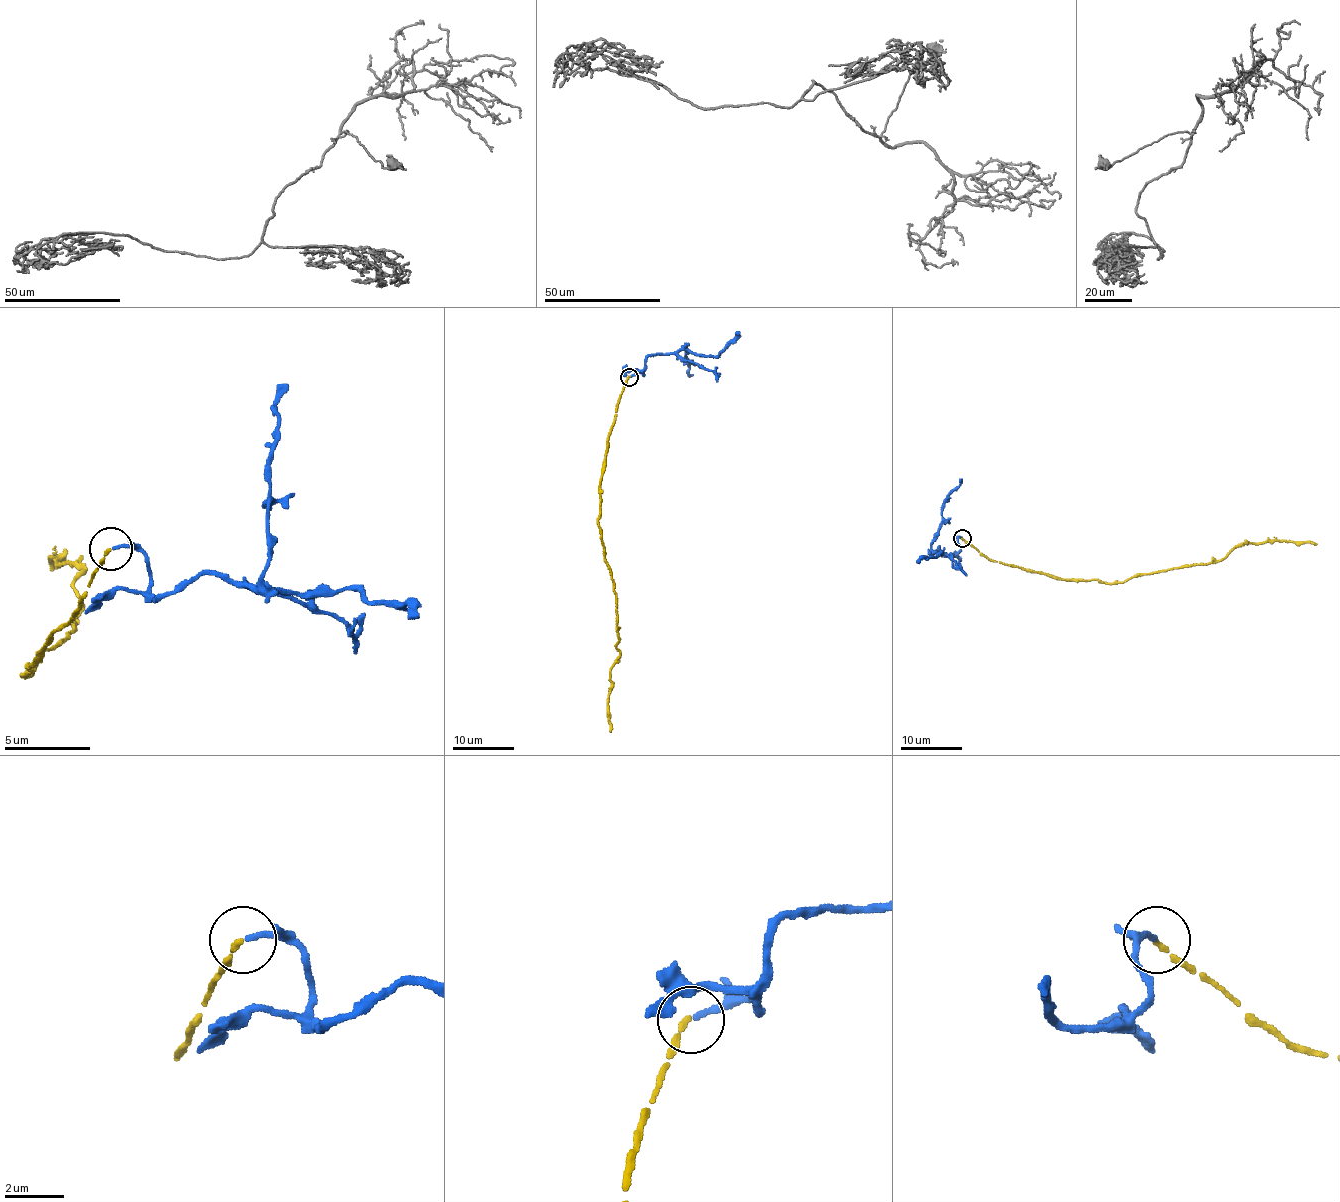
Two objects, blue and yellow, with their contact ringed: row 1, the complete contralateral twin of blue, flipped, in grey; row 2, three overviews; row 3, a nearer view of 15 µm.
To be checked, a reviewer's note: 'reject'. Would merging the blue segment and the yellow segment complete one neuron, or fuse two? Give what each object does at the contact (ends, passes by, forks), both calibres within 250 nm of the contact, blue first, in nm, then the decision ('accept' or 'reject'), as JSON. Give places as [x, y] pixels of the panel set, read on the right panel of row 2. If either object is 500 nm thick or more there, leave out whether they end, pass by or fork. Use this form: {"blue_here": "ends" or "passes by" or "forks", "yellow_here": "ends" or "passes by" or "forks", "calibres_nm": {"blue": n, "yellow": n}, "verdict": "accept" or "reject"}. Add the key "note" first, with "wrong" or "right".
{"note": "wrong", "blue_here": "ends", "yellow_here": "ends", "calibres_nm": {"blue": 200, "yellow": 160}, "verdict": "accept"}

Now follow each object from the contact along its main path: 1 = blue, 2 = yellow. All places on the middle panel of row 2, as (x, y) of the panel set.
1: (630, 376), (644, 375), (646, 359), (652, 355), (678, 352), (684, 346), (688, 373), (693, 375)
2: (629, 376), (607, 440), (598, 520), (615, 593), (616, 649), (620, 652), (610, 670), (609, 731)

